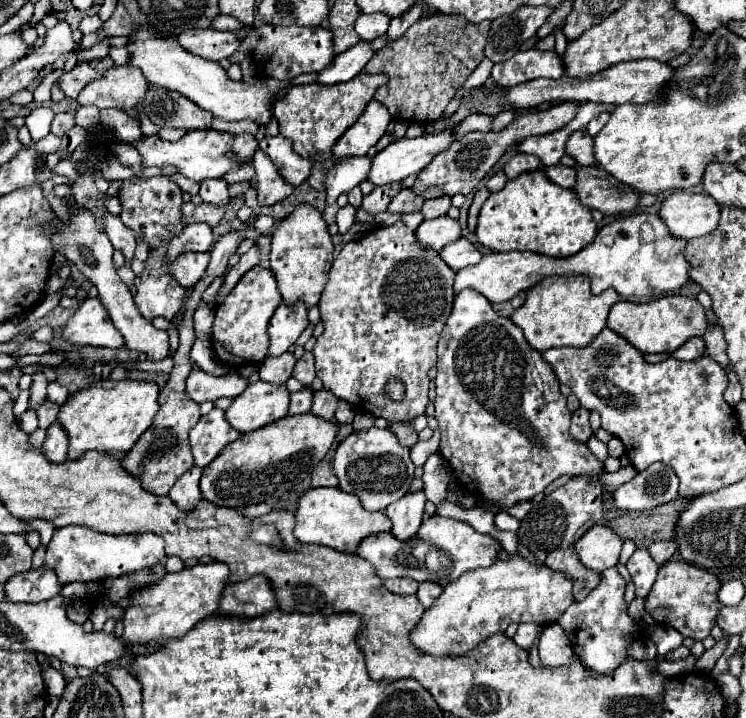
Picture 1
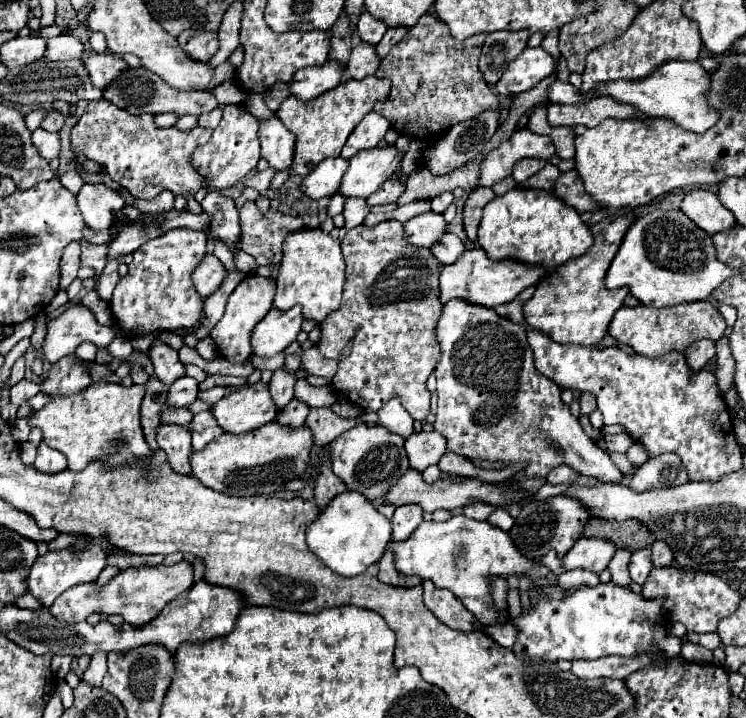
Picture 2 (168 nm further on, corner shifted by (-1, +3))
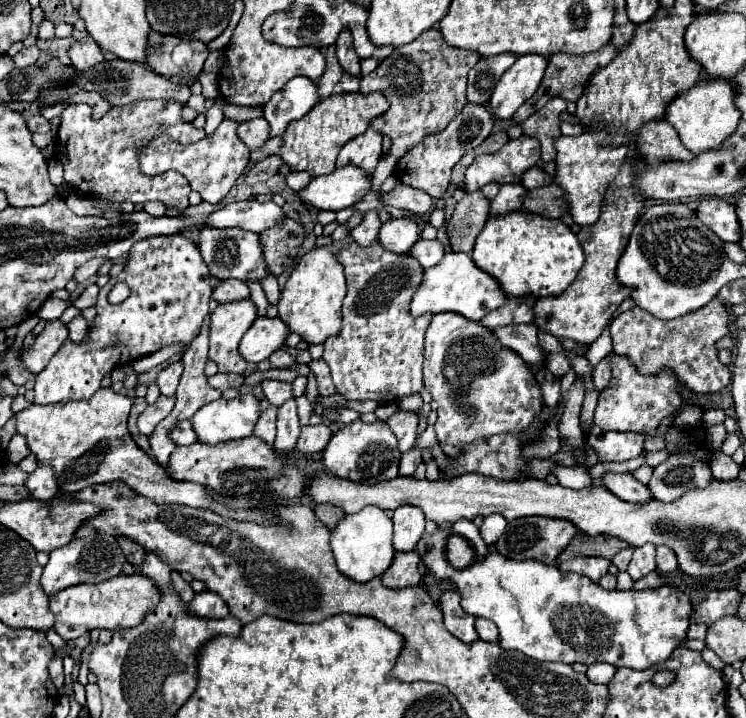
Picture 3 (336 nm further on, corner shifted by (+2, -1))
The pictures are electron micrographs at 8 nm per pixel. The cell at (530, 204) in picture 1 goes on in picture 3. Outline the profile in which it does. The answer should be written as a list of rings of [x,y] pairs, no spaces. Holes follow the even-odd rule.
[[[516,210],[516,212],[488,218],[486,226],[482,228],[482,232],[476,238],[476,244],[472,250],[472,260],[476,262],[478,268],[482,268],[490,276],[498,278],[502,290],[508,296],[536,296],[536,298],[540,298],[540,296],[562,294],[564,288],[568,288],[568,284],[574,282],[586,256],[584,256],[584,250],[576,238],[576,234],[562,220],[544,218],[540,214],[532,214],[526,210]]]

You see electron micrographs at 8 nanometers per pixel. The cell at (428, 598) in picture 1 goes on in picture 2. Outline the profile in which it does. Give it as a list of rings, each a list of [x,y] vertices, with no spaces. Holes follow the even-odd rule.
[[[423,580],[423,588],[425,588],[425,604],[427,608],[443,620],[443,624],[447,624],[449,628],[461,630],[461,632],[471,632],[471,630],[481,630],[483,624],[469,612],[465,610],[465,606],[461,604],[461,600],[457,600],[449,590],[437,588],[431,580]]]

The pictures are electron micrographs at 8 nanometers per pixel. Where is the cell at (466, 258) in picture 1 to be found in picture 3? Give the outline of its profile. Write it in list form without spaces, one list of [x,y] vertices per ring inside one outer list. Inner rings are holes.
[[[436,238],[436,240],[420,240],[416,242],[416,246],[412,246],[410,254],[420,262],[420,266],[424,268],[430,268],[430,266],[436,266],[442,262],[446,250],[444,250],[444,244]]]

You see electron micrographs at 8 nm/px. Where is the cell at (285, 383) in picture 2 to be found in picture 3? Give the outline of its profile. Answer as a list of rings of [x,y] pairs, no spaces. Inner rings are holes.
[[[270,404],[270,406],[260,414],[258,424],[256,424],[256,430],[254,430],[254,436],[264,438],[270,446],[274,444],[274,436],[276,436],[276,412],[278,412],[278,408]]]

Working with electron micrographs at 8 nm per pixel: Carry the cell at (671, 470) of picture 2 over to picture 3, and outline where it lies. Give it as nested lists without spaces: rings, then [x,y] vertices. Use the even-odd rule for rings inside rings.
[[[672,454],[660,466],[654,468],[654,474],[648,482],[648,490],[660,502],[672,502],[692,486],[704,488],[712,480],[708,462],[688,458],[682,454]]]

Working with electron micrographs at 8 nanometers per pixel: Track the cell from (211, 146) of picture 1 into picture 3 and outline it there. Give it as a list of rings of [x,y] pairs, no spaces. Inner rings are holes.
[[[134,102],[132,106],[110,108],[102,118],[92,118],[92,108],[88,104],[68,104],[60,114],[62,124],[56,140],[56,158],[64,166],[64,182],[74,186],[82,194],[96,194],[112,202],[150,202],[158,200],[166,206],[176,206],[180,210],[188,208],[190,184],[178,172],[164,172],[156,176],[146,176],[140,170],[140,150],[144,144],[160,134],[168,134],[180,144],[194,144],[206,136],[204,130],[194,128],[182,120],[182,106],[176,102]]]

